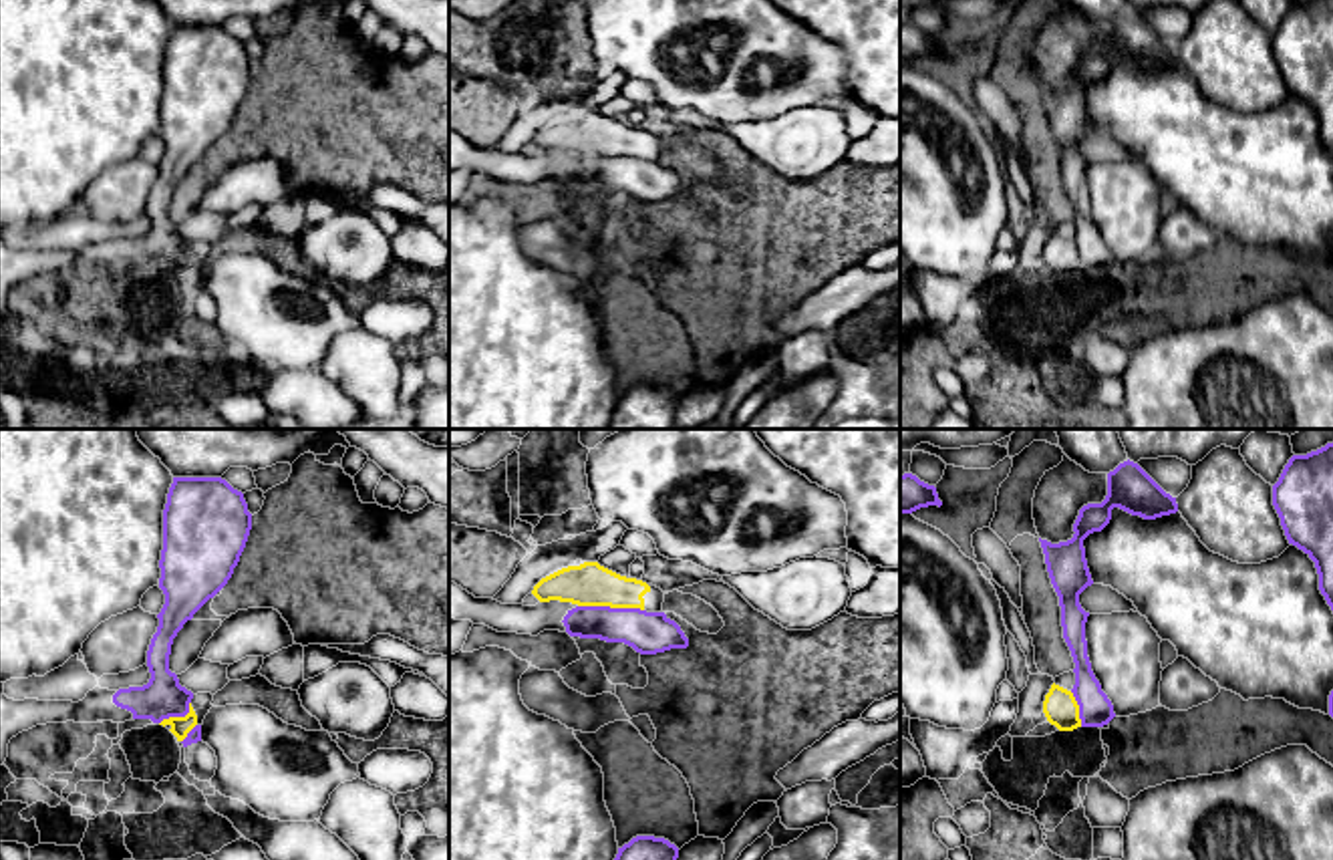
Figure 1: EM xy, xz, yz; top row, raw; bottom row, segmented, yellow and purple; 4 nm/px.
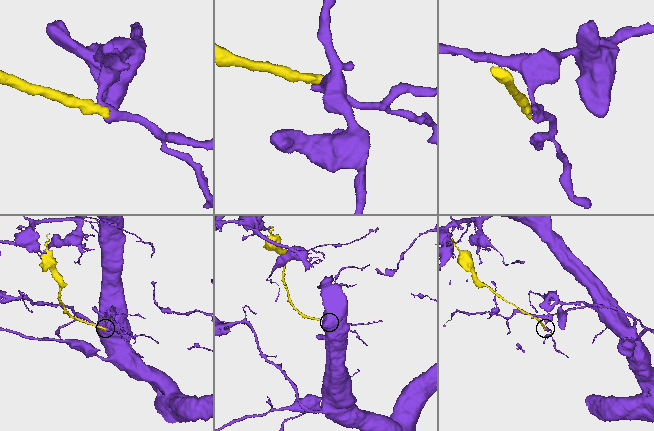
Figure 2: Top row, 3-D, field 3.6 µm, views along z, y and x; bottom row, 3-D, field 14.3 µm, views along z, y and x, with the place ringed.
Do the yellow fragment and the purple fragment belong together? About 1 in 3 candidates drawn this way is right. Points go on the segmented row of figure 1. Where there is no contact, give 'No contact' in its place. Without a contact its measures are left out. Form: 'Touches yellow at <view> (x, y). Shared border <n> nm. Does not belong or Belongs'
Touches yellow at xz (611, 607). Shared border 260 nm. Does not belong

